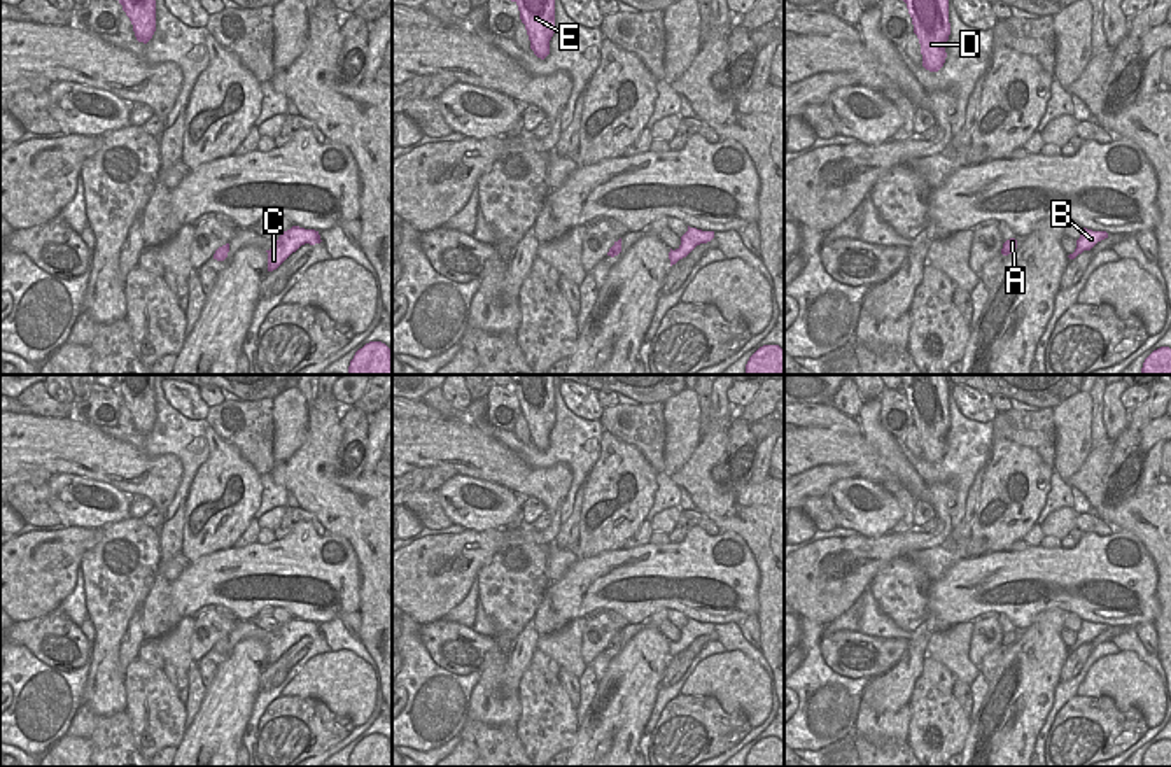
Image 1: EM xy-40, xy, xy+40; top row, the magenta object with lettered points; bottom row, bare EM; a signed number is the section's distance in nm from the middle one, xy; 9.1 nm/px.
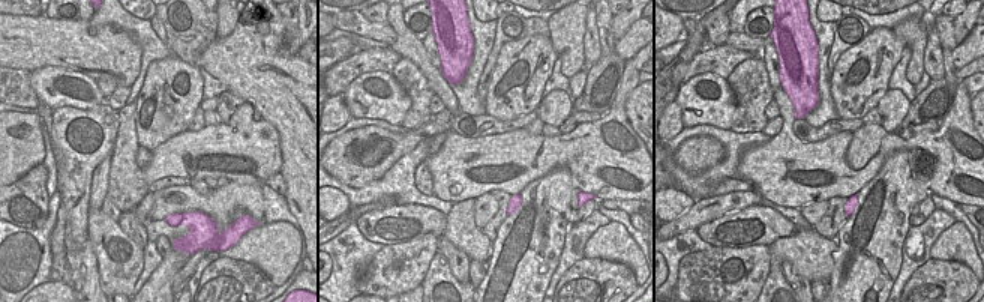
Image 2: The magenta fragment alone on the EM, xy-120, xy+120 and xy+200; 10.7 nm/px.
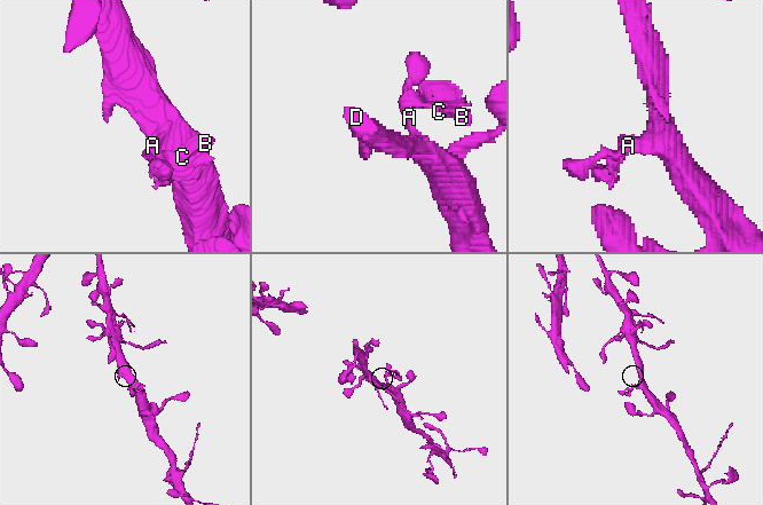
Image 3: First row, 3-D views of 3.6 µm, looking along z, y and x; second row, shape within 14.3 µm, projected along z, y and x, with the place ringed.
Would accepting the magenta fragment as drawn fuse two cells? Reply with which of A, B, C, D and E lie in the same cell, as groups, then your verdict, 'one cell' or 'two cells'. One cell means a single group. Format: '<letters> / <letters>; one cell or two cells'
A B C D E; one cell

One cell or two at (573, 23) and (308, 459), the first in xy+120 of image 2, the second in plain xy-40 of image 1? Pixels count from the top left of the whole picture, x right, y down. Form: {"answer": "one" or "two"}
{"answer": "two"}

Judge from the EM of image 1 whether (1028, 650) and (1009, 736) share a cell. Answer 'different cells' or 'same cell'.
same cell

